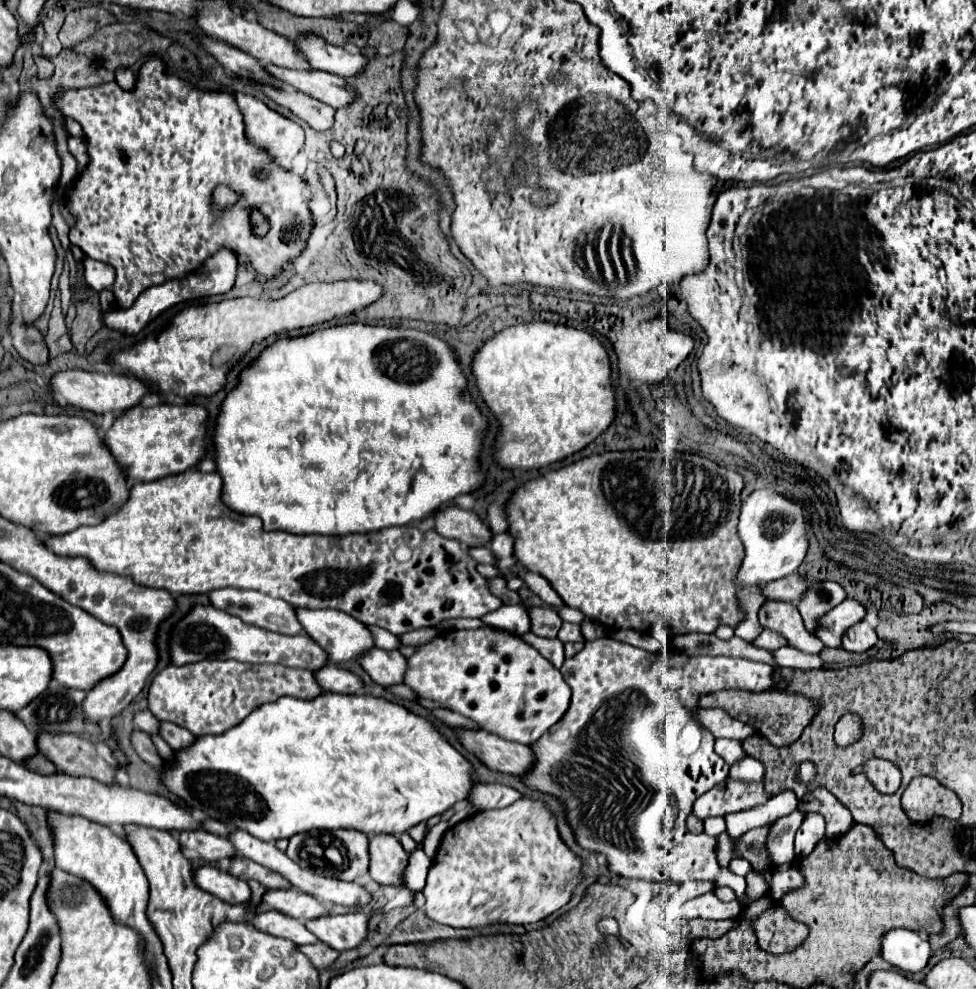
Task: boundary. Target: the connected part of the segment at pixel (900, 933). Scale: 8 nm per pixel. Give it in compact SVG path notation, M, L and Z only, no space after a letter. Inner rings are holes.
M892 929L882 939L882 957L900 971L918 973L928 965L930 943L916 931Z

